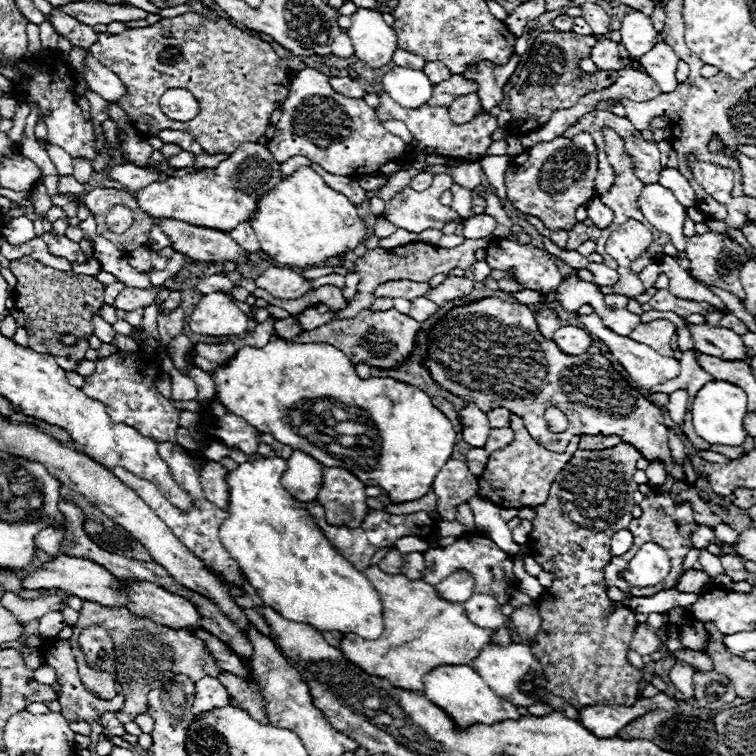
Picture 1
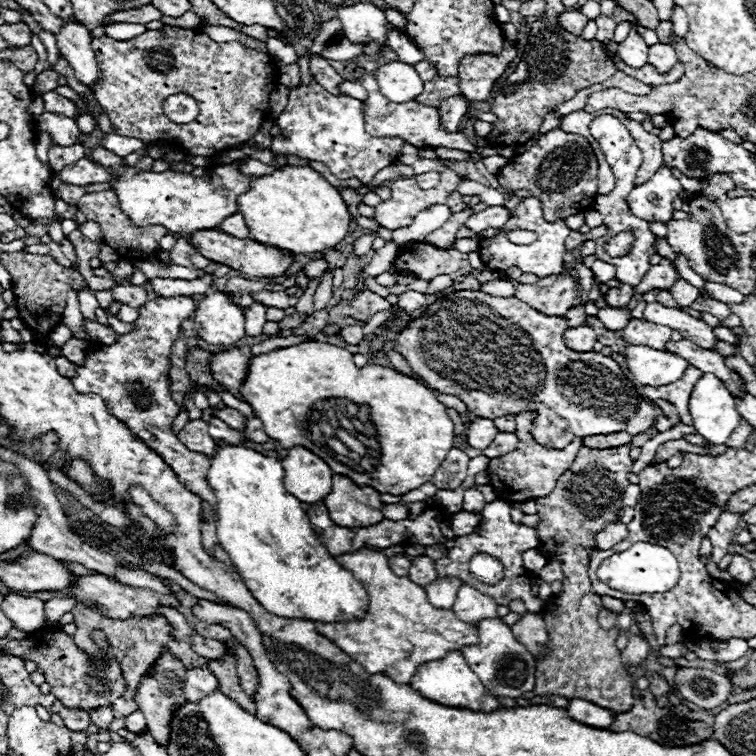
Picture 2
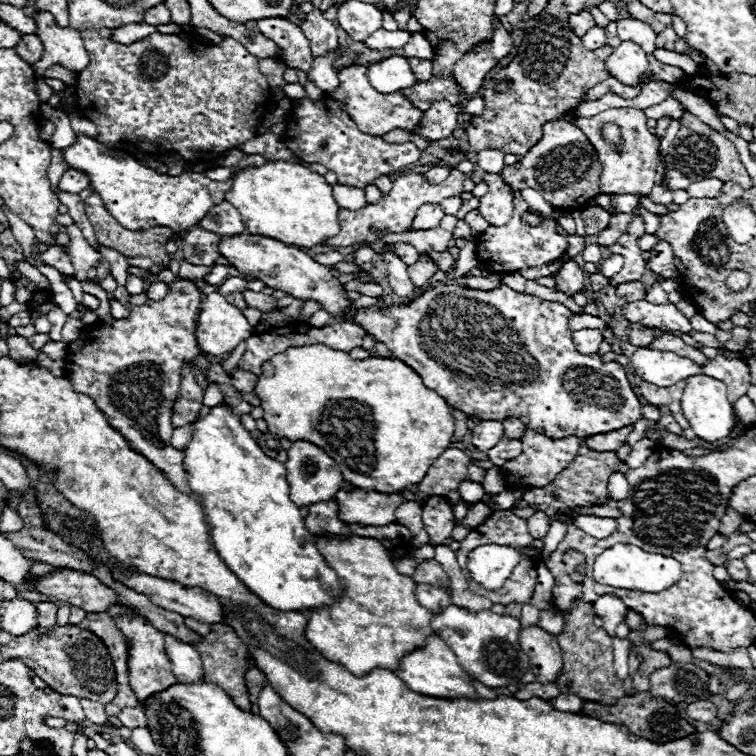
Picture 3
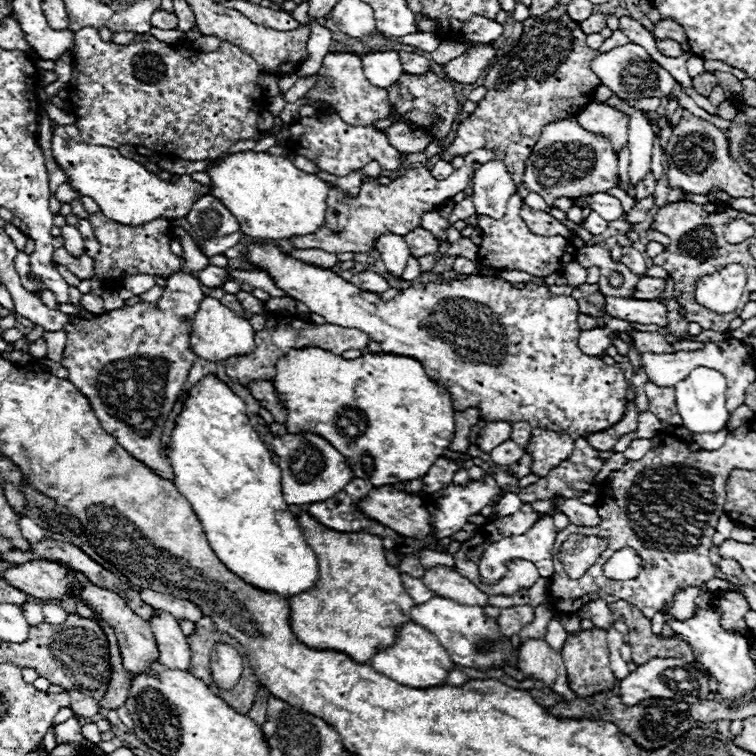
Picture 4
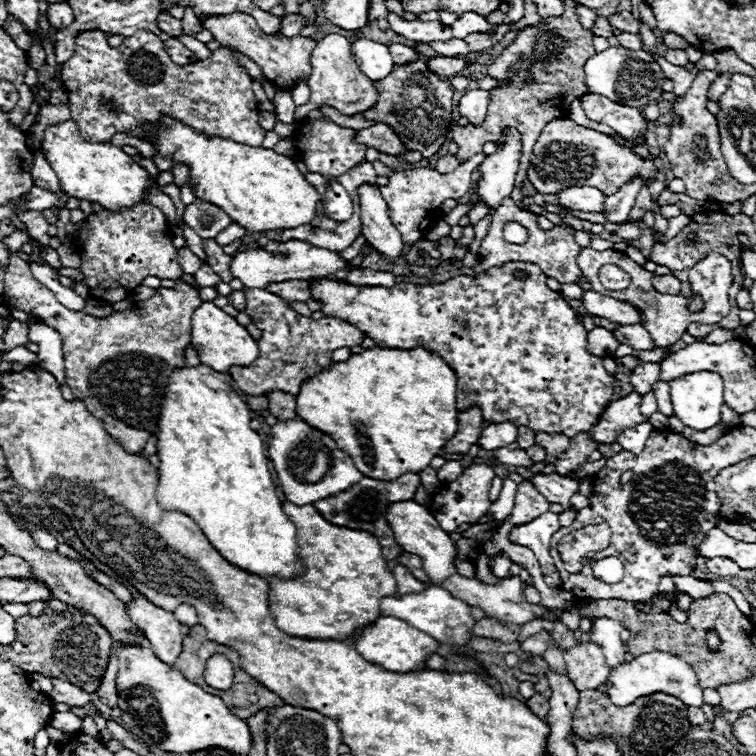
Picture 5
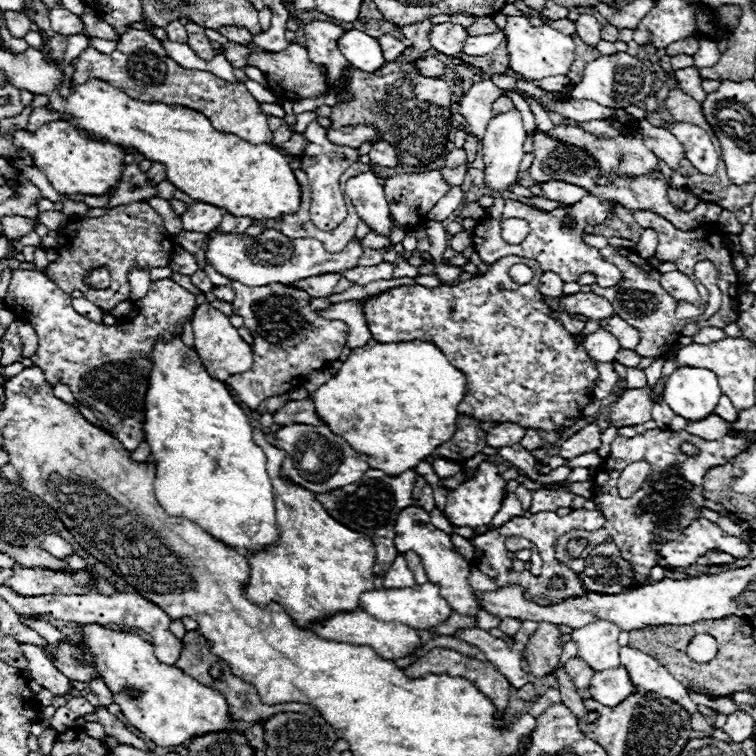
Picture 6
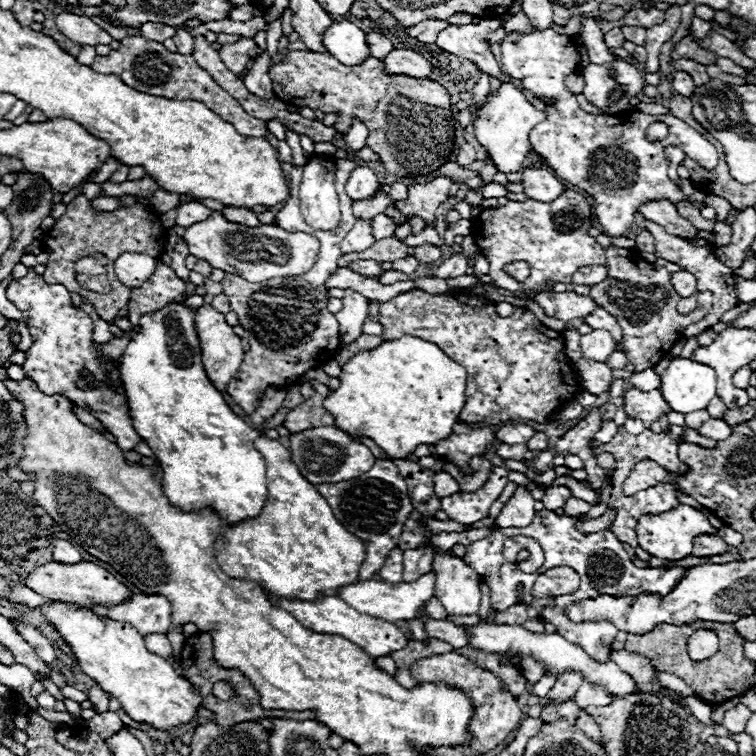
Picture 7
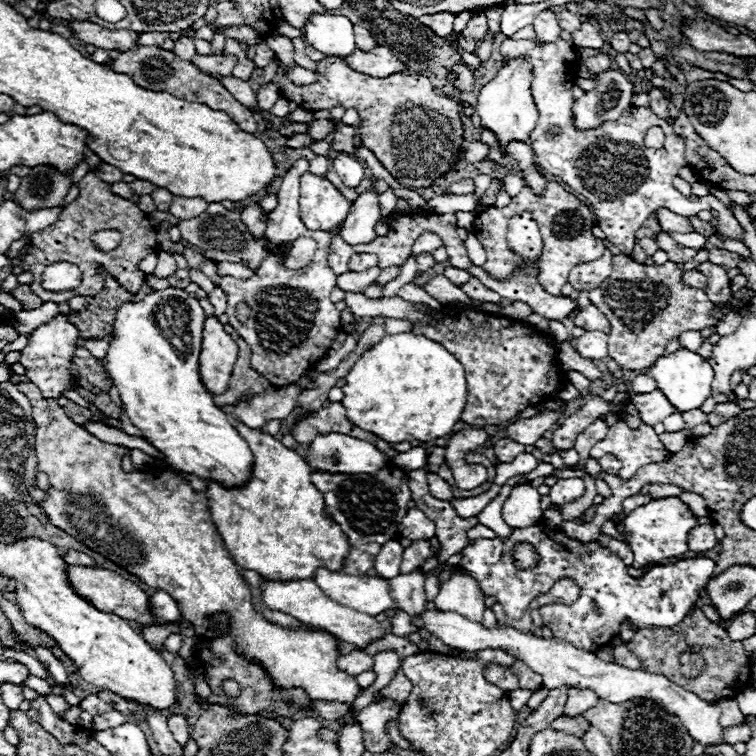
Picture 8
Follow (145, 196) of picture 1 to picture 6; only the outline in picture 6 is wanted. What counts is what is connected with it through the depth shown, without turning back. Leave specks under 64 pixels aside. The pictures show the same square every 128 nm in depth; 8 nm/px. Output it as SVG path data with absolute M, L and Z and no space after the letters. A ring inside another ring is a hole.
M56 120L44 124L36 132L20 130L14 136L14 146L24 148L34 164L48 176L50 184L60 192L60 194L84 194L84 196L106 196L116 190L122 170L126 168L124 156L126 150L122 146L110 144L110 142L94 142L86 140L78 134L78 130L66 122L66 120Z

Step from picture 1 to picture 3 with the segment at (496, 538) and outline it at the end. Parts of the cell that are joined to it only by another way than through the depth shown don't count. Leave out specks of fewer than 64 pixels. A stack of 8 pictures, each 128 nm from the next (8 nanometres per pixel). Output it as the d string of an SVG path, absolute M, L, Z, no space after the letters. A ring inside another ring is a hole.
M464 480L462 486L460 486L460 496L462 496L464 502L468 502L468 504L476 504L476 502L480 502L484 494L486 494L486 492L484 492L482 484L478 484L478 482Z

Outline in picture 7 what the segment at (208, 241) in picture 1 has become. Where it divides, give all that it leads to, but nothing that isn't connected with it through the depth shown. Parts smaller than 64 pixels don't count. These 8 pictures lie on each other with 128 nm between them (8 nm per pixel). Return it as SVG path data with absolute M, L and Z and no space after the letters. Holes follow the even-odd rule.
M512 262L512 266L504 266L504 272L518 278L518 282L524 282L530 276L530 266L526 262ZM410 290L380 304L376 322L380 322L384 328L384 340L396 340L408 334L426 338L428 342L438 344L454 362L460 362L460 366L464 366L464 370L468 372L468 388L466 404L460 414L462 422L500 424L508 420L534 420L544 424L548 422L548 414L564 408L564 404L574 400L582 388L572 364L566 362L562 332L544 326L524 304L514 304L514 314L508 318L500 318L496 314L494 300L470 294L468 290L450 290L446 294Z

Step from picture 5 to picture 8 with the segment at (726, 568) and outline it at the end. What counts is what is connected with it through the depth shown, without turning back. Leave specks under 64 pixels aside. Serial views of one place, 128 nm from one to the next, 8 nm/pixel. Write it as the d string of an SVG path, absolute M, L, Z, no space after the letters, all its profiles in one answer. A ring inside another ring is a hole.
M698 524L696 528L692 528L692 532L688 534L688 548L692 552L706 552L718 546L718 538L714 536L712 526L702 526Z

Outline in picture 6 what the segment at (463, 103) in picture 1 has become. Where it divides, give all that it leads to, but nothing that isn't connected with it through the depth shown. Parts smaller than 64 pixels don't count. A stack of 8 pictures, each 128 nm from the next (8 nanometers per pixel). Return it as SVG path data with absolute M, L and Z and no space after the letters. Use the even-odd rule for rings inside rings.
M344 126L340 130L328 130L328 138L330 142L338 144L338 146L350 146L350 148L358 148L364 142L376 144L380 142L380 134L376 134L374 126Z

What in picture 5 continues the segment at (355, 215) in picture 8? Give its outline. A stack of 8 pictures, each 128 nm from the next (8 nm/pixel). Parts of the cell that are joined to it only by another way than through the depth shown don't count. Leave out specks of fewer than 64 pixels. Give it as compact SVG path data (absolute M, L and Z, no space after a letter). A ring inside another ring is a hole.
M290 240L290 242L270 242L260 250L246 250L238 252L232 258L232 274L238 278L246 288L266 288L268 282L284 282L284 280L308 280L308 278L322 278L332 276L340 268L346 268L348 262L340 260L336 252L326 248L318 248L306 242Z

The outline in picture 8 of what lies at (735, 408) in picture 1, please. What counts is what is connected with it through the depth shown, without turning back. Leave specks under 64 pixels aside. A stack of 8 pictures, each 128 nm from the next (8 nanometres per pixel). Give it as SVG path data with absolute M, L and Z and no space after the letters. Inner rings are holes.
M678 350L670 356L662 356L656 360L656 366L652 366L648 372L650 372L650 376L656 378L658 390L662 390L664 396L670 400L670 404L676 406L676 410L680 410L680 412L700 408L704 404L704 400L710 398L710 394L712 394L714 370L708 364L708 360L704 360L696 352Z

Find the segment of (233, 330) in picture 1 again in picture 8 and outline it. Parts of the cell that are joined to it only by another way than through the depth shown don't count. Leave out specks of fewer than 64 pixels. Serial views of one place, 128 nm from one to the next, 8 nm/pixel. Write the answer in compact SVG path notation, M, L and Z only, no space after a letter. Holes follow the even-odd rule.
M206 316L200 352L200 376L212 394L224 394L238 358L238 344L224 330L218 316Z

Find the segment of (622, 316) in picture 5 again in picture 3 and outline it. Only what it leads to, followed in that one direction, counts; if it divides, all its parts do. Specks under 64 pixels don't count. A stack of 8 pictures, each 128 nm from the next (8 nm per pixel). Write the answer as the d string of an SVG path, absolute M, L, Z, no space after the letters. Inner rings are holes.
M638 300L622 306L622 312L626 320L640 322L644 326L656 326L672 332L680 330L682 334L692 332L690 320L674 304L650 304L646 300Z

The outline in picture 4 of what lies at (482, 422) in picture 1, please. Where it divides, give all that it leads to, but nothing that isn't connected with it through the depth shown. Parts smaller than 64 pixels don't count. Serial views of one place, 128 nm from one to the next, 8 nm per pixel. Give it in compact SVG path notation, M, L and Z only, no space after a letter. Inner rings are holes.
M488 422L484 428L480 428L478 438L476 438L476 446L488 454L500 442L506 442L510 438L510 432L512 432L512 428L508 422Z

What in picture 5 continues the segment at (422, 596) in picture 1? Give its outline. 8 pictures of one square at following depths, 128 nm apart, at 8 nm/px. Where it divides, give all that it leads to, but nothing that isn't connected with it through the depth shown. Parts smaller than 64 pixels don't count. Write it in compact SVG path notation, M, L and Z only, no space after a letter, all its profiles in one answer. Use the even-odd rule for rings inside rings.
M282 502L282 508L296 526L298 554L306 566L306 574L304 574L304 578L292 580L292 582L268 580L270 612L272 612L278 628L290 636L346 642L348 638L352 638L356 634L356 630L362 630L362 628L374 624L374 620L378 620L382 616L380 598L384 598L384 594L398 594L394 576L386 566L378 538L364 530L348 530L348 528L330 524L328 520L324 520L320 516L320 512L312 504L296 506L290 502Z

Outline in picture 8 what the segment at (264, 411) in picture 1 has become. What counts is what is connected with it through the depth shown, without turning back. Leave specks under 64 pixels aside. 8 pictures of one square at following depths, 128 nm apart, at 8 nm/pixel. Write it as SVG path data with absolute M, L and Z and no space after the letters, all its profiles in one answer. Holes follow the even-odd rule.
M402 332L402 334L386 334L376 346L366 350L356 366L344 376L346 384L342 386L344 398L340 404L346 408L348 420L382 438L386 444L400 442L430 442L436 438L444 438L452 432L454 424L460 420L460 414L466 404L466 372L464 366L438 342L432 342L424 336Z

